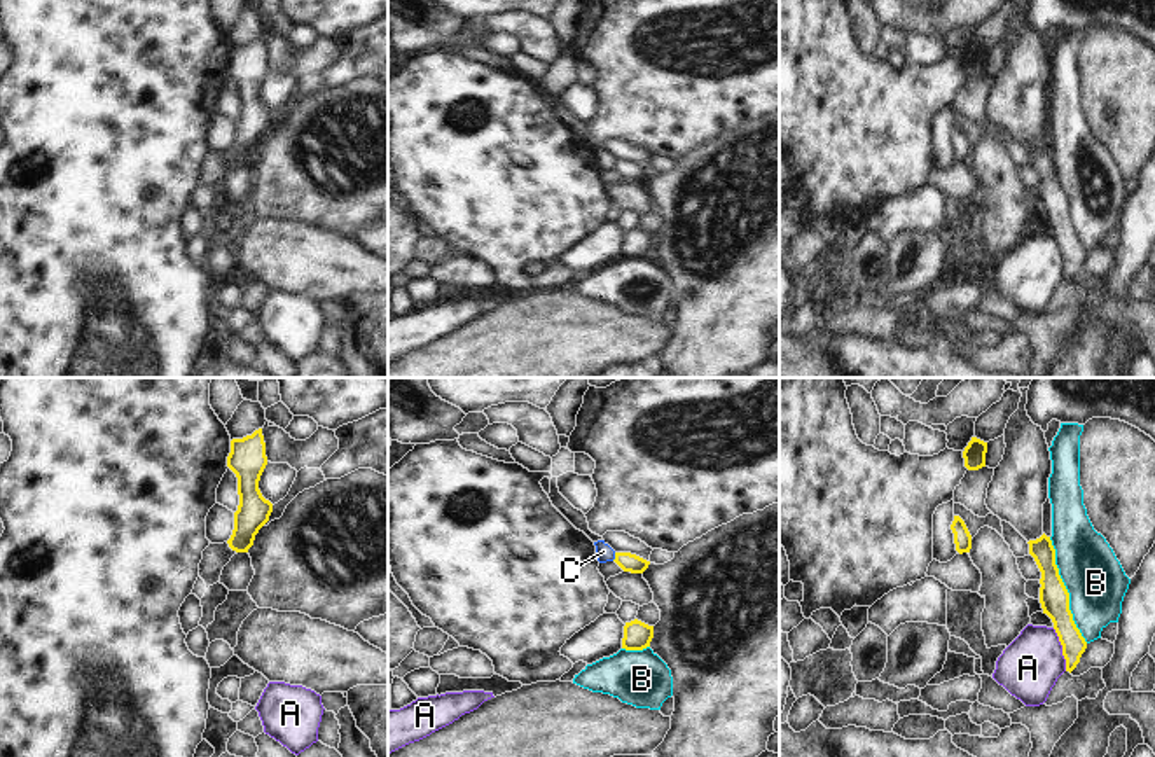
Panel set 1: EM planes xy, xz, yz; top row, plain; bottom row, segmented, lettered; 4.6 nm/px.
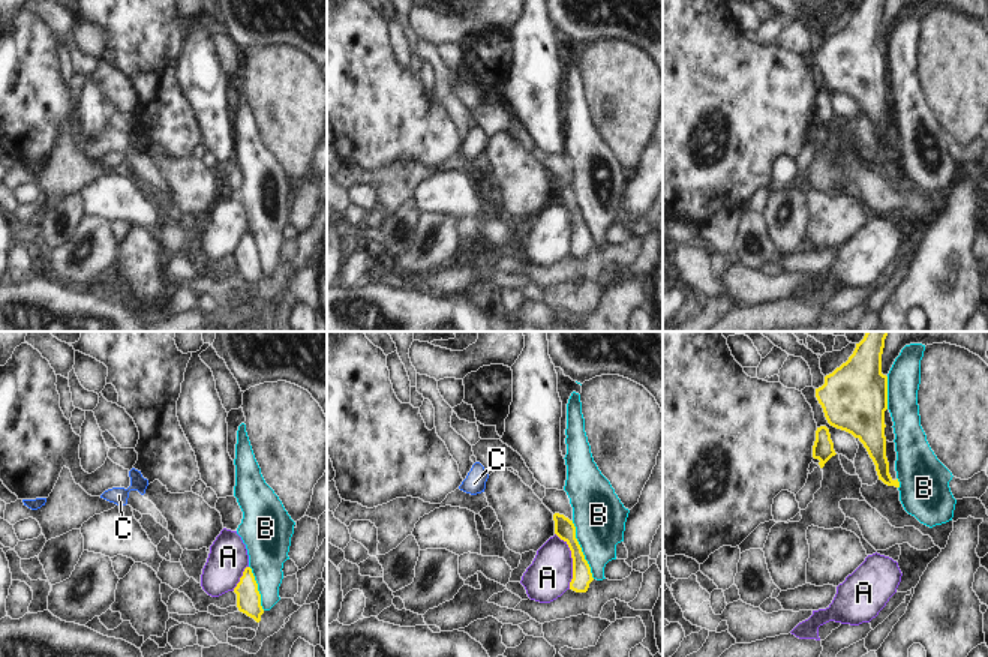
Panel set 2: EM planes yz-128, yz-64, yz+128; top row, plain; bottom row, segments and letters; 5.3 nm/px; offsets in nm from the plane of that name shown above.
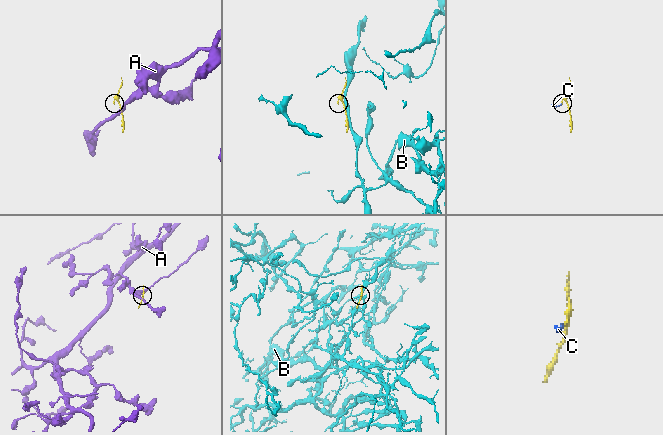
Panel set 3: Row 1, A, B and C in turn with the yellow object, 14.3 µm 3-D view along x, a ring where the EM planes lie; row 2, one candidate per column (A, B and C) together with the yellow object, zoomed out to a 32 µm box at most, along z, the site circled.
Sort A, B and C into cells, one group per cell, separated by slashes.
A / B / C

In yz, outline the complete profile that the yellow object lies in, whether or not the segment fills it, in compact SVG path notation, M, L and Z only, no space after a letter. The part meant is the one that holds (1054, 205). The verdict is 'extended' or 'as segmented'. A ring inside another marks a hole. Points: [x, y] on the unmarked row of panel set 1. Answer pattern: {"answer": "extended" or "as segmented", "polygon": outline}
{"answer": "as segmented", "polygon": "M1043 142L1040 147L1029 149L1027 152L1029 163L1034 166L1041 180L1040 212L1043 222L1047 222L1054 231L1054 238L1062 253L1066 280L1071 281L1080 271L1080 266L1087 257L1087 250L1073 229L1073 222L1069 219L1069 201L1059 184L1055 157L1050 145Z"}

